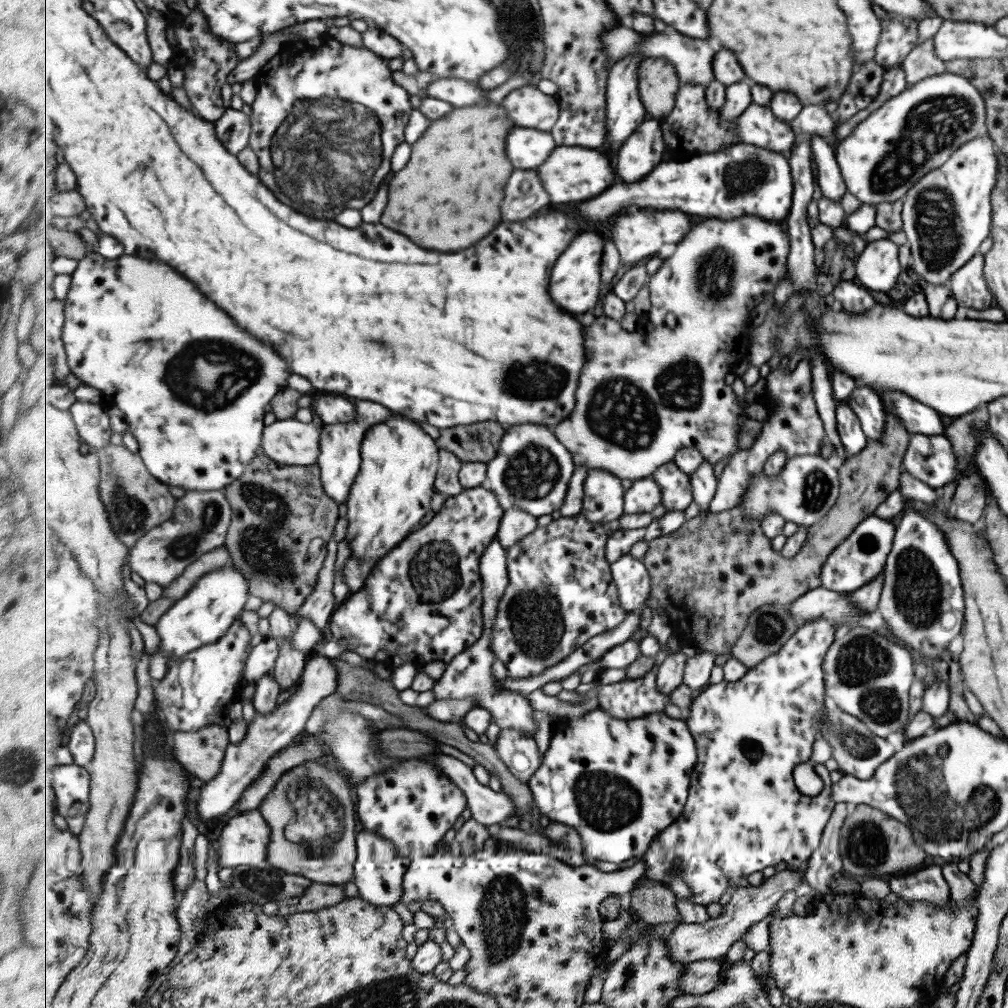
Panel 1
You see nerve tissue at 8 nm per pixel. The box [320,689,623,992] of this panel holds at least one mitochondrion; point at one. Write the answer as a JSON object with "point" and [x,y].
{"point":[502,909]}

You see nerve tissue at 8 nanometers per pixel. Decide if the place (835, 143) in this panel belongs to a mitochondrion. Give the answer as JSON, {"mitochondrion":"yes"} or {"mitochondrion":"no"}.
{"mitochondrion":"no"}

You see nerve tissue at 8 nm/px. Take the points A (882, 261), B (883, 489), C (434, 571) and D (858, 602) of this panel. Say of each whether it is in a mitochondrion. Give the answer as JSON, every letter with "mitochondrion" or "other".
{"A":"other","B":"other","C":"mitochondrion","D":"other"}

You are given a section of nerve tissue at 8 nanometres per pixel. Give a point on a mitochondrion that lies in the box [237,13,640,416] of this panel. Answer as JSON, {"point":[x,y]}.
{"point":[336,129]}

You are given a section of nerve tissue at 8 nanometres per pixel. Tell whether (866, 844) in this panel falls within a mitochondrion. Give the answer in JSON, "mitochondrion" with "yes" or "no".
{"mitochondrion":"yes"}

